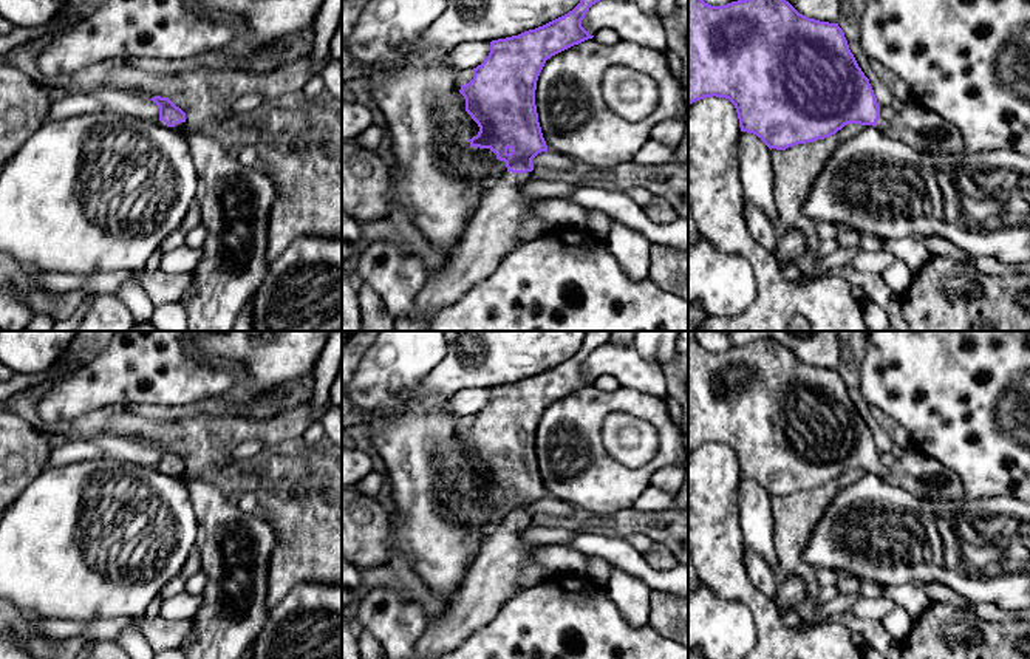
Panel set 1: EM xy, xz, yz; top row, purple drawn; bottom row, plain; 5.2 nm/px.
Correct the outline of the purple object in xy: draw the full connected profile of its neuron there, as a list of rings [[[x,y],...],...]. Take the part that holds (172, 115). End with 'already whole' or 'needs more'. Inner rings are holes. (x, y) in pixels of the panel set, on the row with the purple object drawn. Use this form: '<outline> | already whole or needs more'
[[[155,96],[159,124],[189,133],[198,172],[195,201],[207,230],[203,257],[192,272],[193,294],[181,305],[189,331],[232,331],[241,308],[266,277],[266,243],[275,189],[255,166],[243,167],[237,152],[186,125],[186,113]]] | needs more

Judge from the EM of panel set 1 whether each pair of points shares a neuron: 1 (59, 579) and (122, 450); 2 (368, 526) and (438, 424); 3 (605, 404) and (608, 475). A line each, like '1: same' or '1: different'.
1: different
2: different
3: same

